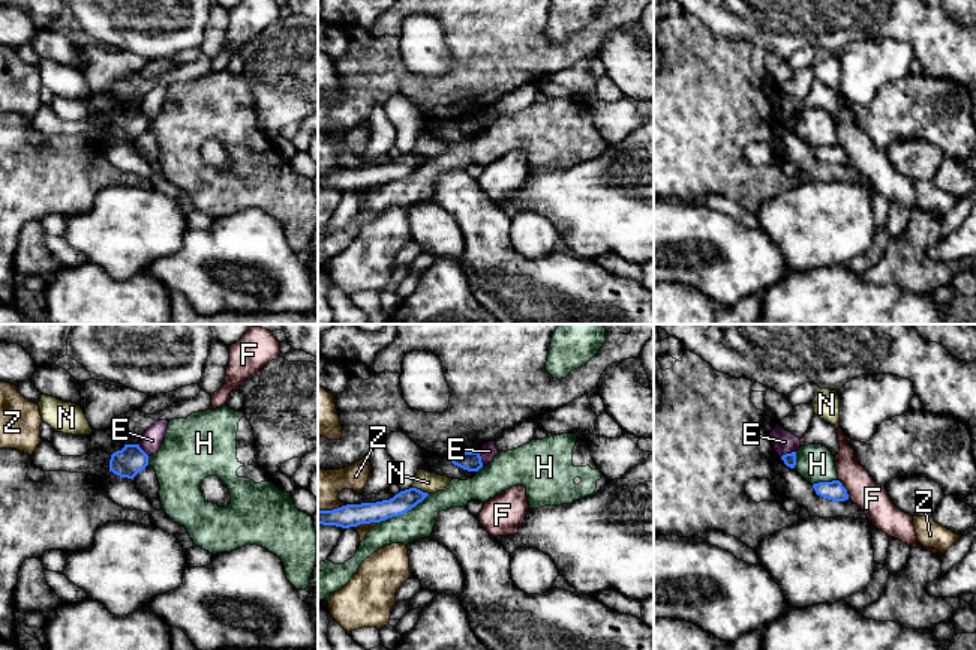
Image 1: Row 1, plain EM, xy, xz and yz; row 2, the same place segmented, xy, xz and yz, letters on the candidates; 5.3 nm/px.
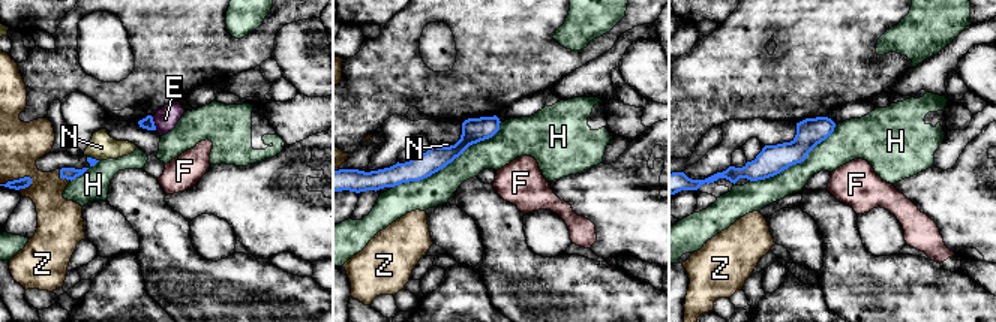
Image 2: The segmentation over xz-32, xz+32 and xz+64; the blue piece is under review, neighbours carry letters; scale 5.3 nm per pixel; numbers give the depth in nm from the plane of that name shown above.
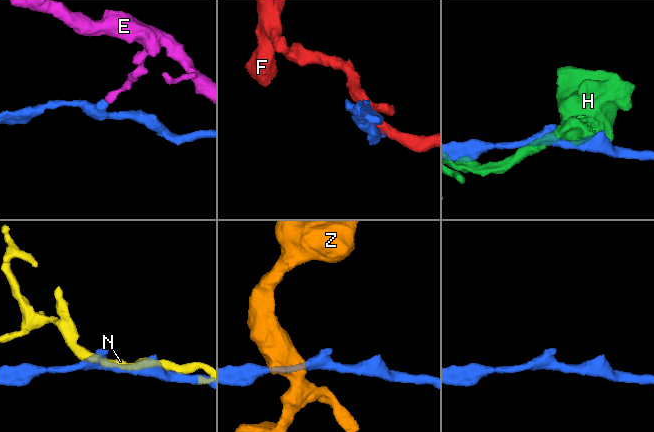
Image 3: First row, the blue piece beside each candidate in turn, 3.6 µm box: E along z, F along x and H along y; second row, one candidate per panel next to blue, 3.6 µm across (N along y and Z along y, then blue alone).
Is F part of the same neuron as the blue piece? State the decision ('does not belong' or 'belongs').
does not belong

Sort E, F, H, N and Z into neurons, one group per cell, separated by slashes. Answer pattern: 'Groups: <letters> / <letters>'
Groups: E / F / H / N / Z

